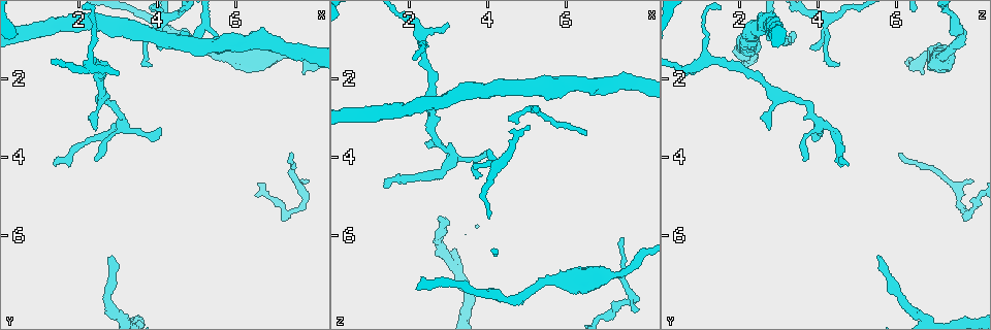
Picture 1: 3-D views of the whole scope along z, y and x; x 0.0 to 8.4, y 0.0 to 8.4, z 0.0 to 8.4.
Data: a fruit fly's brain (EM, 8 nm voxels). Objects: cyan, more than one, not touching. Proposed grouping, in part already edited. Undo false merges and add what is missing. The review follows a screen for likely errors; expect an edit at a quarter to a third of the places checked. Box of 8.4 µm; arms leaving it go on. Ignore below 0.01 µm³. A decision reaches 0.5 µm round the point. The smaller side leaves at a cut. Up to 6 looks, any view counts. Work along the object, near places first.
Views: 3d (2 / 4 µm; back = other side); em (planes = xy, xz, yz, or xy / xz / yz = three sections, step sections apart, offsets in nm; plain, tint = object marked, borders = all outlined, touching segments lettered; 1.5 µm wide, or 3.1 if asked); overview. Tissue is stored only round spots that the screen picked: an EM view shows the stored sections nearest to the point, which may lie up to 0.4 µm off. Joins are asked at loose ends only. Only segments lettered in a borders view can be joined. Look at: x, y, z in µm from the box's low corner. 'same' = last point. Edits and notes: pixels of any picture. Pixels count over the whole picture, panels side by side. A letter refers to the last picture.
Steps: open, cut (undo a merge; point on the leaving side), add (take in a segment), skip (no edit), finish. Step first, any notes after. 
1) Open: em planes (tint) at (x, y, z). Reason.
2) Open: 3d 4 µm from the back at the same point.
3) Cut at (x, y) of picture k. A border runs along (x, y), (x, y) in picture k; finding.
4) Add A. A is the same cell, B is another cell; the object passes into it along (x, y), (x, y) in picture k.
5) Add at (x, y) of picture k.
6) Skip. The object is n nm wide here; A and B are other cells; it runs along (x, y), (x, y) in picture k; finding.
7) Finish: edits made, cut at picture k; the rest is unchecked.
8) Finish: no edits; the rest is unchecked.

Open: 3d 4 µm at (2.85, 6.55, 5.50). An open end.

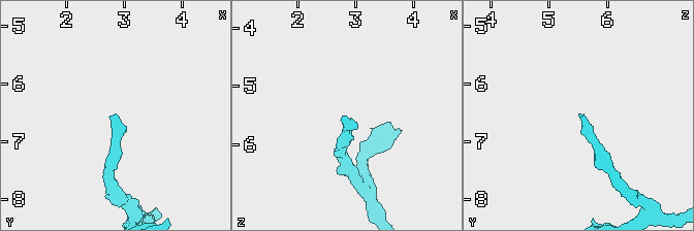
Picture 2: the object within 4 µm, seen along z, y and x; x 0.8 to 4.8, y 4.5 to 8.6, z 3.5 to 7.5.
Open: em yz step 8 (plain) at (2.80, 6.55, 5.55).

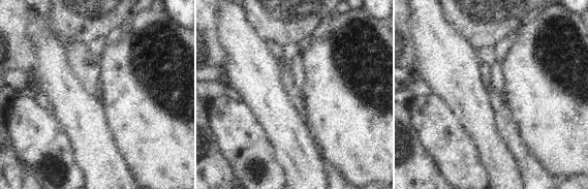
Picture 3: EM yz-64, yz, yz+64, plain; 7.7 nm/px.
Open: em yz step 8 (borders) at the same point.

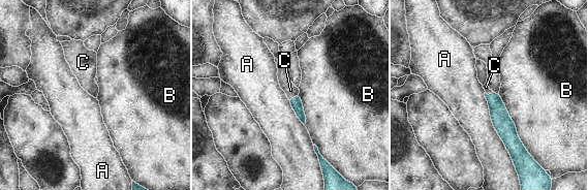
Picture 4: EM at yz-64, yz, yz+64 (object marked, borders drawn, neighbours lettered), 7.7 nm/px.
Add C. C is the same cell, A and B are other cells; the object passes into it along (296, 102), (292, 97), (290, 90) in picture 4; the neuron continues.

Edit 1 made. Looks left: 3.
Open: 3d 2 µm at (7.35, 3.90, 6.10). Tapers out.

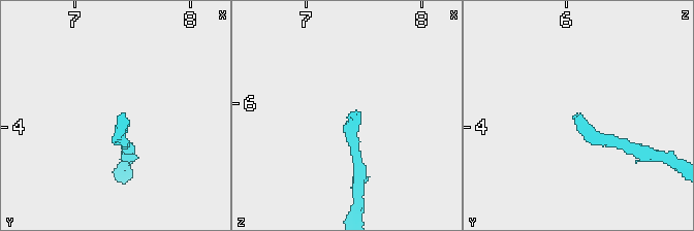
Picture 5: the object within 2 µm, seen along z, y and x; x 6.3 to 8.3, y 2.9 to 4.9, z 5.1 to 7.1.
Open: em planes (borders) at (7.38, 3.90, 6.08).

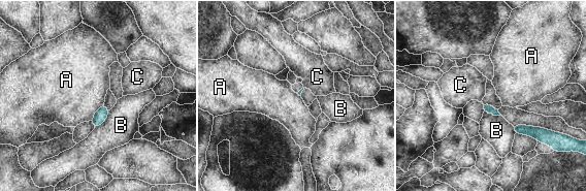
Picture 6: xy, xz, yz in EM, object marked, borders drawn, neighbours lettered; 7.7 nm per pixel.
Skip. A, B and C are other cells; a border runs along (103, 103), (91, 120) in picture 6; none of them fits.

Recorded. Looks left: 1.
Finish: edits made, add at picture 4; the rest is unchecked.

